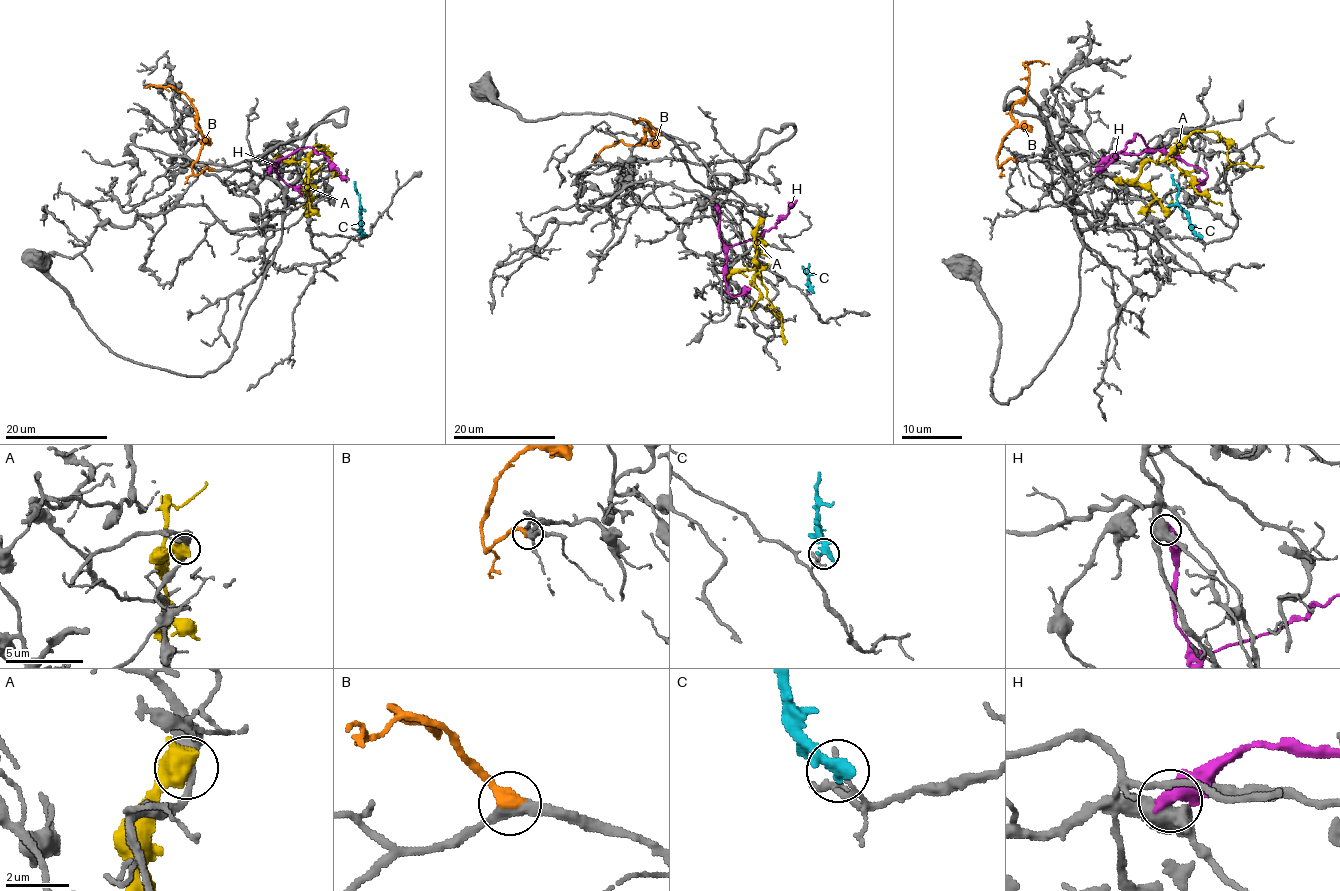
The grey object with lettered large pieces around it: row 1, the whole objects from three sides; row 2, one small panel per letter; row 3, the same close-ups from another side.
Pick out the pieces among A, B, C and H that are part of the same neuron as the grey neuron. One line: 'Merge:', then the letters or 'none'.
Merge: B

